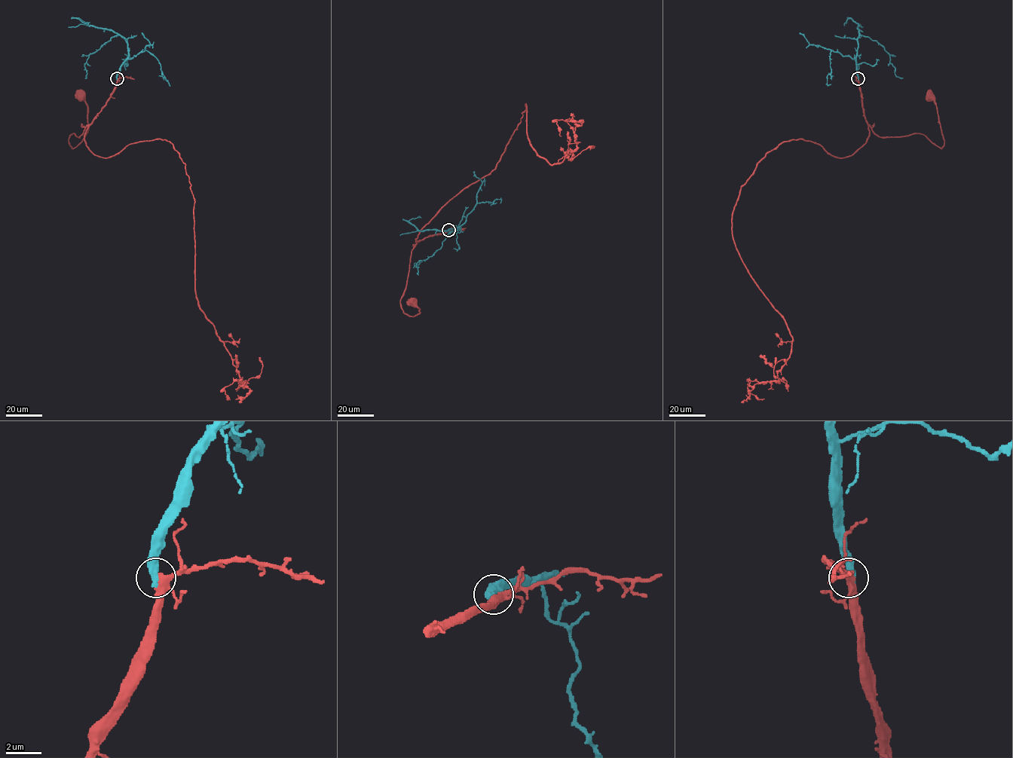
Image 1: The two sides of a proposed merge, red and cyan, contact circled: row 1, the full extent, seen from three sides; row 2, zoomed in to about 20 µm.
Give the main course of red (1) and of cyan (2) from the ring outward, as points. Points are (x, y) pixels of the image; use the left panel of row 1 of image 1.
1: (117, 78), (102, 110), (79, 136), (74, 133), (68, 138), (73, 148), (87, 132), (87, 105), (81, 96)
2: (117, 78), (118, 68), (128, 56), (128, 43), (119, 35), (113, 36), (89, 56), (84, 66), (86, 78)

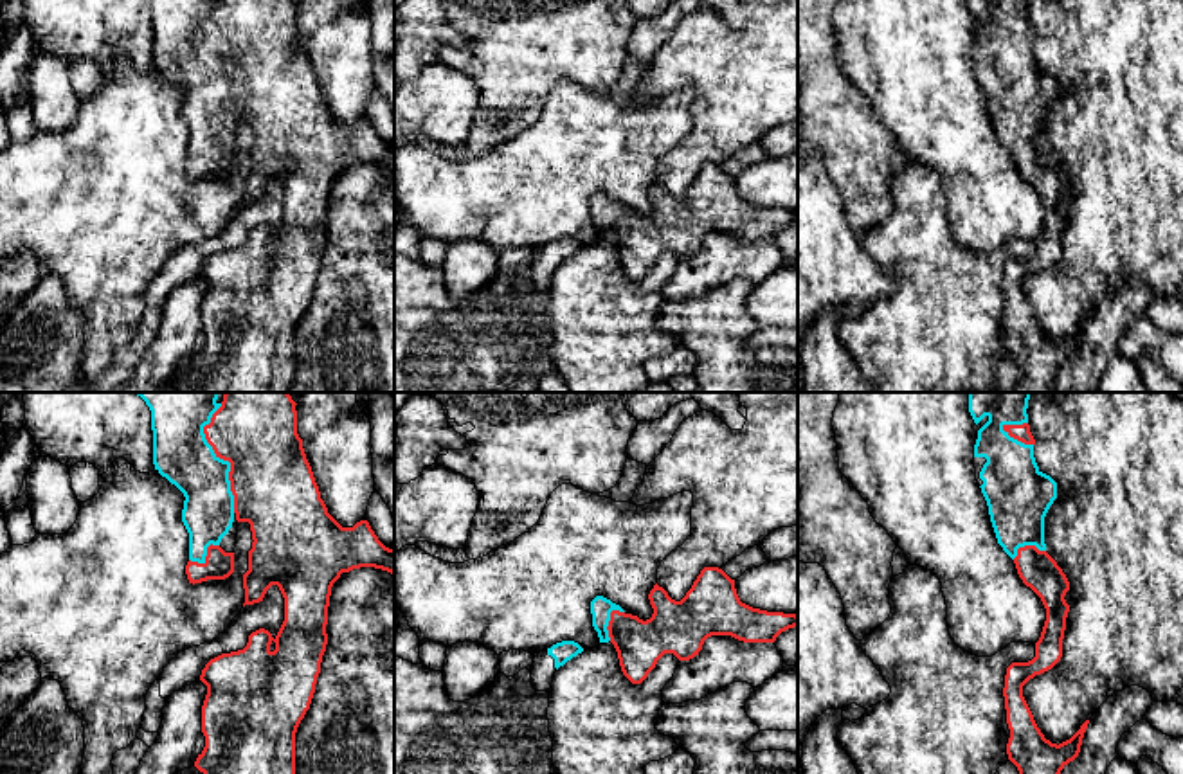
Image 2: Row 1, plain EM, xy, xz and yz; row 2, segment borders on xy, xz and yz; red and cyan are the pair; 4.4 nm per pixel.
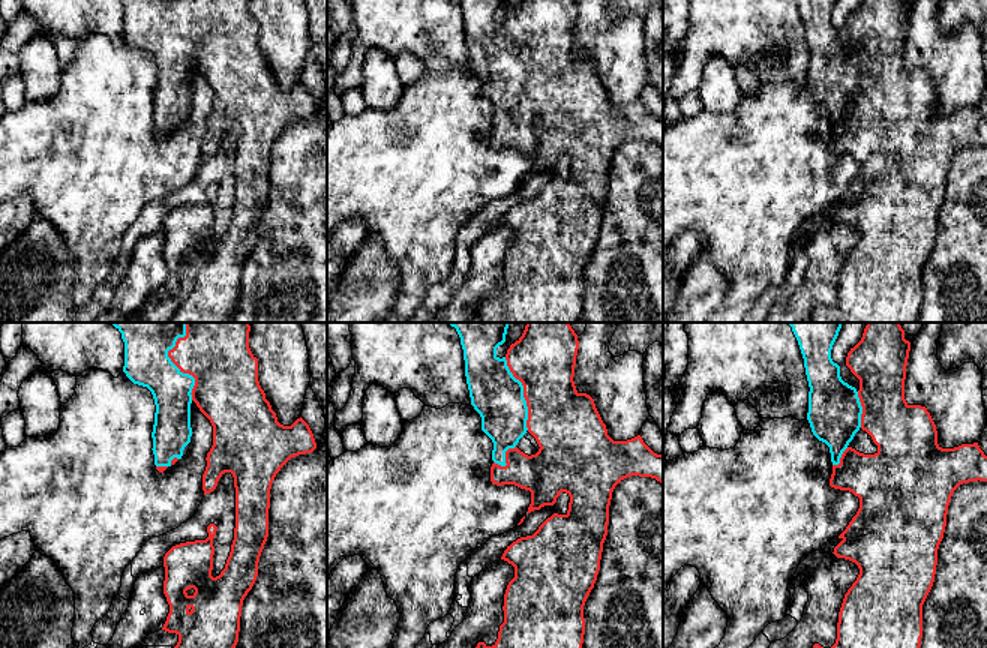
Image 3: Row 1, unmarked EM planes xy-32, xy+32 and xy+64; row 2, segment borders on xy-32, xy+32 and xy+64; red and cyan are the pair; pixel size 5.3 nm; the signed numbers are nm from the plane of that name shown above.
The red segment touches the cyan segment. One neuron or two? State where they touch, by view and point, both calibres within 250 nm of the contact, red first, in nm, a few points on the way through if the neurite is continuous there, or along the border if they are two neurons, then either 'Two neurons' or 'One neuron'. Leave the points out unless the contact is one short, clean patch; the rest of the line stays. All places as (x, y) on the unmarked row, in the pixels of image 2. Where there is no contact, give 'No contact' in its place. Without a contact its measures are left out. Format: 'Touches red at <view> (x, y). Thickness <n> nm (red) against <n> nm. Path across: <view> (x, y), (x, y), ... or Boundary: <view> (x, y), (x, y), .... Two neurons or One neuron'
Touches red at xy (222, 54). Thickness 360 nm (red) against 260 nm. One neuron

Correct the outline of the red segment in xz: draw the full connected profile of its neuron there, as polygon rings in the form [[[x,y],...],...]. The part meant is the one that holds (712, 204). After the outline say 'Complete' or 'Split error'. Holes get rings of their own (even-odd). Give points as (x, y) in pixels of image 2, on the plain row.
[[[704,164],[681,198],[672,196],[657,180],[648,196],[654,211],[646,218],[627,211],[603,193],[591,198],[592,223],[600,239],[614,241],[621,268],[632,281],[641,281],[664,250],[673,250],[679,257],[693,256],[711,232],[731,232],[744,239],[774,239],[781,229],[798,223],[796,211],[767,209],[742,200],[735,176],[718,164]]]. Split error

